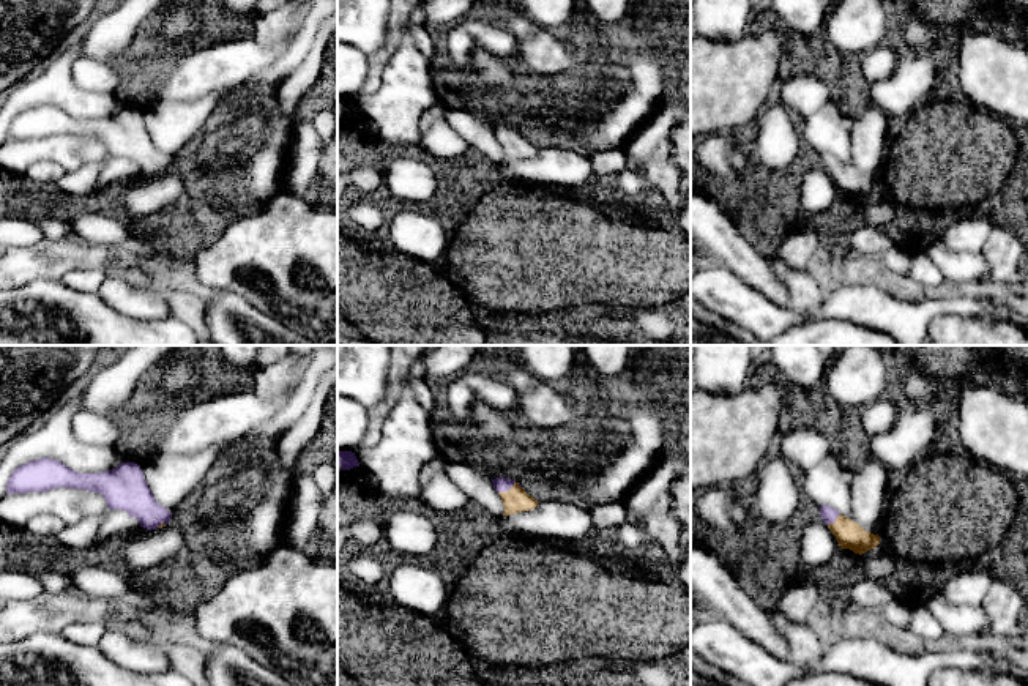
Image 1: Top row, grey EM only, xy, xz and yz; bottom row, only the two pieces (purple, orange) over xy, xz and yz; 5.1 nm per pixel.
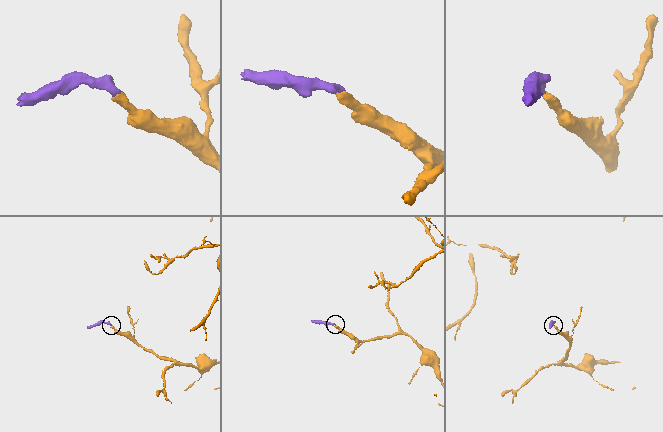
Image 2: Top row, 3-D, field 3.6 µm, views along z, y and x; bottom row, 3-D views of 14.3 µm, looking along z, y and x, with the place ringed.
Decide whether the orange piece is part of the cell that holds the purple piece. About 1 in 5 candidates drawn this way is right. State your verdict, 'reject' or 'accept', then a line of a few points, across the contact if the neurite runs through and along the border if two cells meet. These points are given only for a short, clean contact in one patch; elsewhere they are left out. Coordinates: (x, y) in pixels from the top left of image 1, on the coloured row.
accept | xz (500, 484), (506, 489), (516, 500)

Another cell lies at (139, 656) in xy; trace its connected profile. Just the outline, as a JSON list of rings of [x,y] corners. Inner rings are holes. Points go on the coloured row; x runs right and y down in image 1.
[[[109,628],[98,648],[112,662],[132,672],[159,673],[172,669],[164,645],[132,640],[118,628]]]

